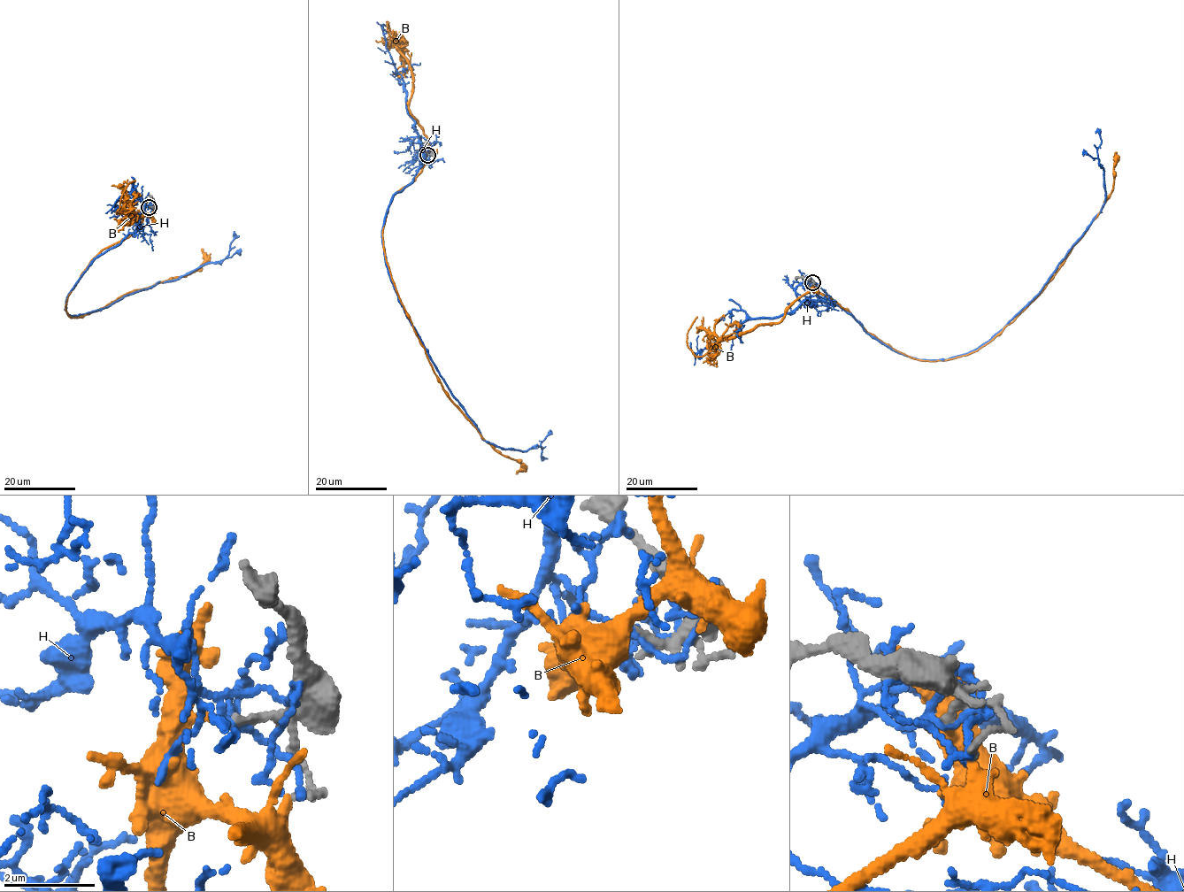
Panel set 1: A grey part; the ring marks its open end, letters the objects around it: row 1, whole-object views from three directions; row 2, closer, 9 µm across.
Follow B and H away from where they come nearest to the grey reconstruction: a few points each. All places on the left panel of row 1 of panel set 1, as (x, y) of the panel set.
B: (152, 212), (83, 272), (65, 304), (67, 316), (76, 319), (133, 291), (189, 275), (203, 261), (201, 249)
H: (153, 212), (144, 201), (136, 231), (94, 260), (67, 296), (64, 310), (69, 316), (222, 261), (234, 231)

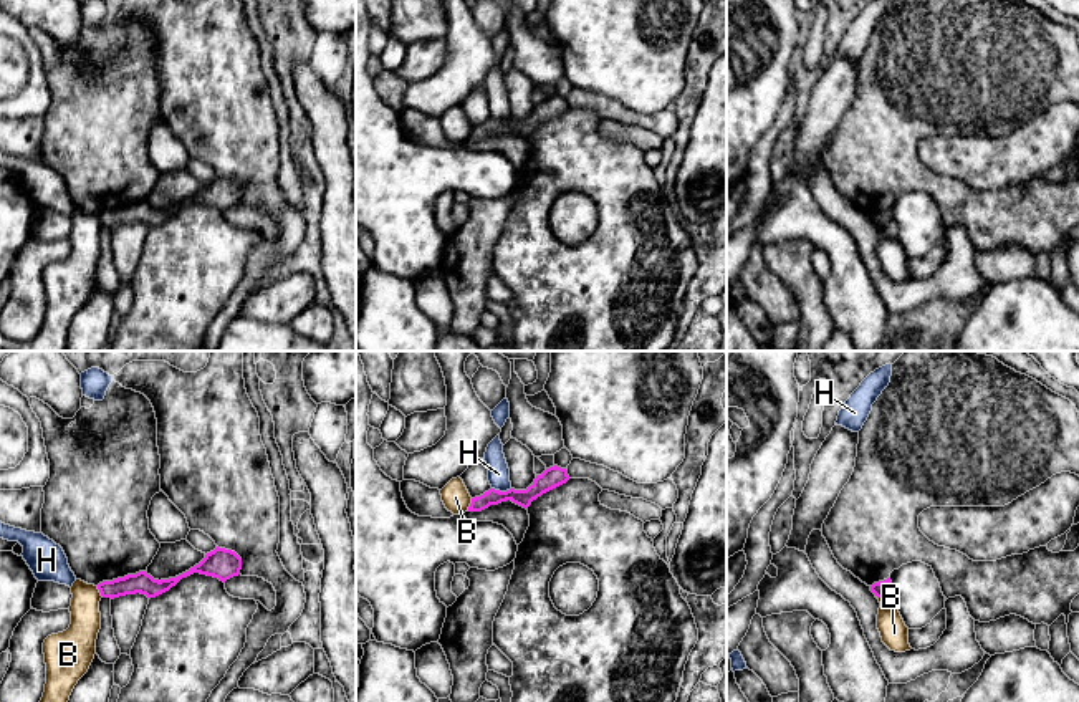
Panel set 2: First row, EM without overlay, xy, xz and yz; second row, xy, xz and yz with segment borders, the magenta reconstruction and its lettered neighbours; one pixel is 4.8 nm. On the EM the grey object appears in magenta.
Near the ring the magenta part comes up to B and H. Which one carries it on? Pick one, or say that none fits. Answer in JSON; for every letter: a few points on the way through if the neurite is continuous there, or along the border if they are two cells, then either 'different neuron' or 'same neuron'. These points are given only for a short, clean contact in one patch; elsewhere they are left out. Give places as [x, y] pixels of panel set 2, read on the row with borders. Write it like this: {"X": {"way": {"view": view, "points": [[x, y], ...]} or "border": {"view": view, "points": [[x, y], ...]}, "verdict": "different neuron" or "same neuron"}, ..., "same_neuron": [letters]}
{"B": {"border": {"view": "xz", "points": [[472, 499], [467, 510]]}, "verdict": "different neuron"}, "H": {"verdict": "different neuron"}, "same_neuron": []}

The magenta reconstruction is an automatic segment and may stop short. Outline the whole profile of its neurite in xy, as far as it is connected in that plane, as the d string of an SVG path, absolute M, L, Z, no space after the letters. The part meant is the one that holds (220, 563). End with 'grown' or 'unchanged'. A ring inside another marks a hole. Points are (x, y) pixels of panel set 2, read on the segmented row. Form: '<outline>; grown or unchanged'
M217 546L213 551L207 553L199 565L175 578L159 581L154 579L147 571L139 571L136 575L127 575L113 581L103 581L98 584L98 589L103 598L111 599L136 593L146 594L151 599L169 591L182 578L187 578L194 573L213 576L225 583L227 579L238 576L240 570L242 558L232 550Z; unchanged

